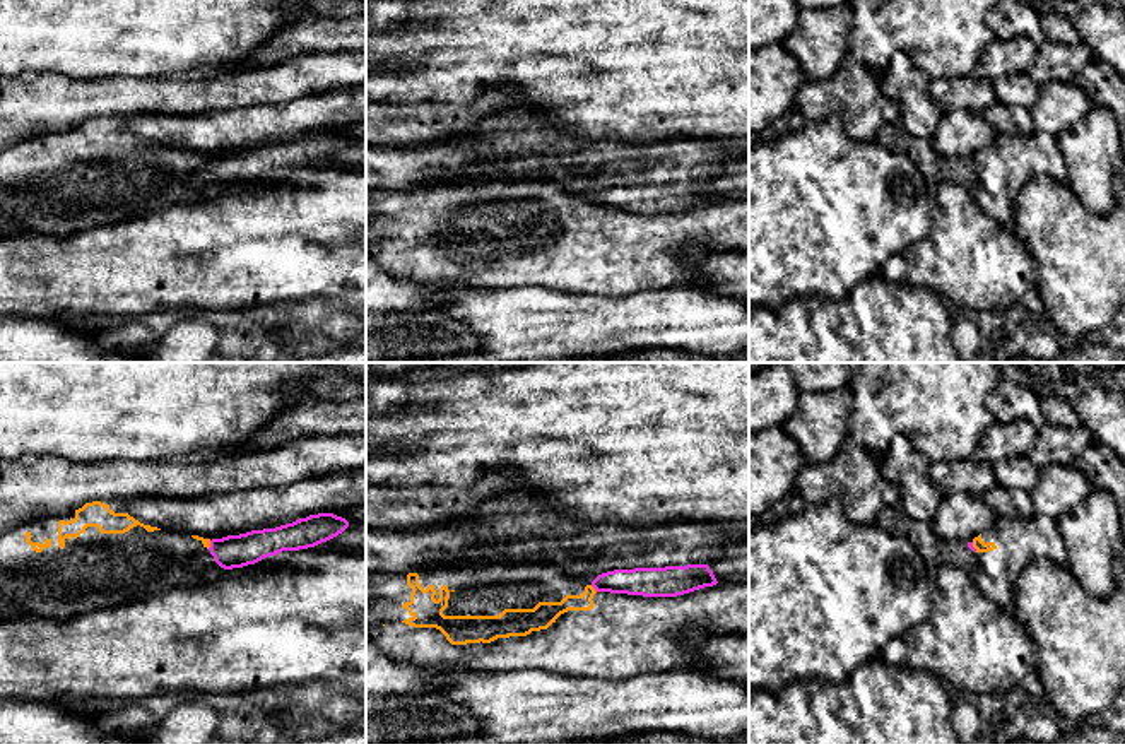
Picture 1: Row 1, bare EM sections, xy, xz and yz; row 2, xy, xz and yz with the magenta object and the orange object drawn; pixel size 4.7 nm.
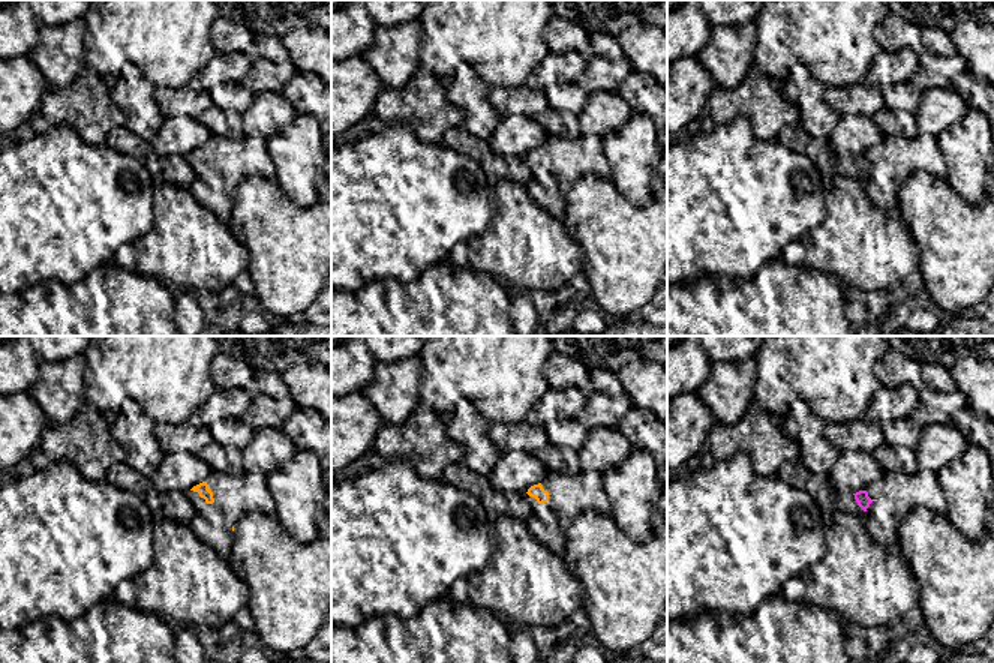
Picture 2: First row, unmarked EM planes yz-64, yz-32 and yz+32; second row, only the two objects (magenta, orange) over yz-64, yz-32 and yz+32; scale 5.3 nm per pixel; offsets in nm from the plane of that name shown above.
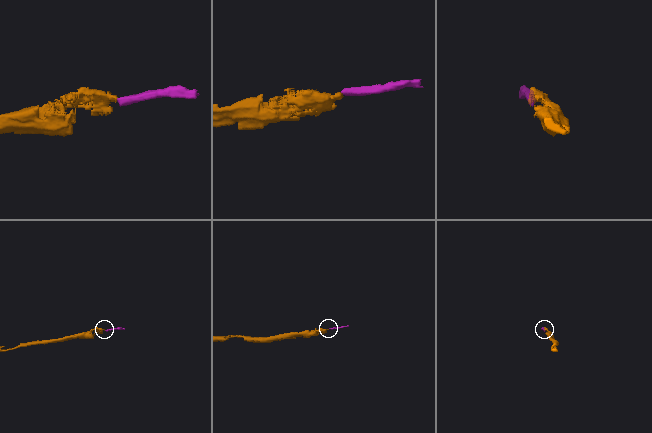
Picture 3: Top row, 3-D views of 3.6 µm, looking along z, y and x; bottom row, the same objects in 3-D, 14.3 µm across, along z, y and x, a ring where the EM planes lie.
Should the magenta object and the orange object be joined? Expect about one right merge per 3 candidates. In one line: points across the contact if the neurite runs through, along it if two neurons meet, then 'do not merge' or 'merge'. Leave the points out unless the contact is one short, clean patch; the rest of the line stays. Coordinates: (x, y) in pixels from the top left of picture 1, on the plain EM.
border xz (590, 202), (597, 207); do not merge

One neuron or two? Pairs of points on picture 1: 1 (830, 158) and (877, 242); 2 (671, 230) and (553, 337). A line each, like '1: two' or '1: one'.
1: one
2: two

